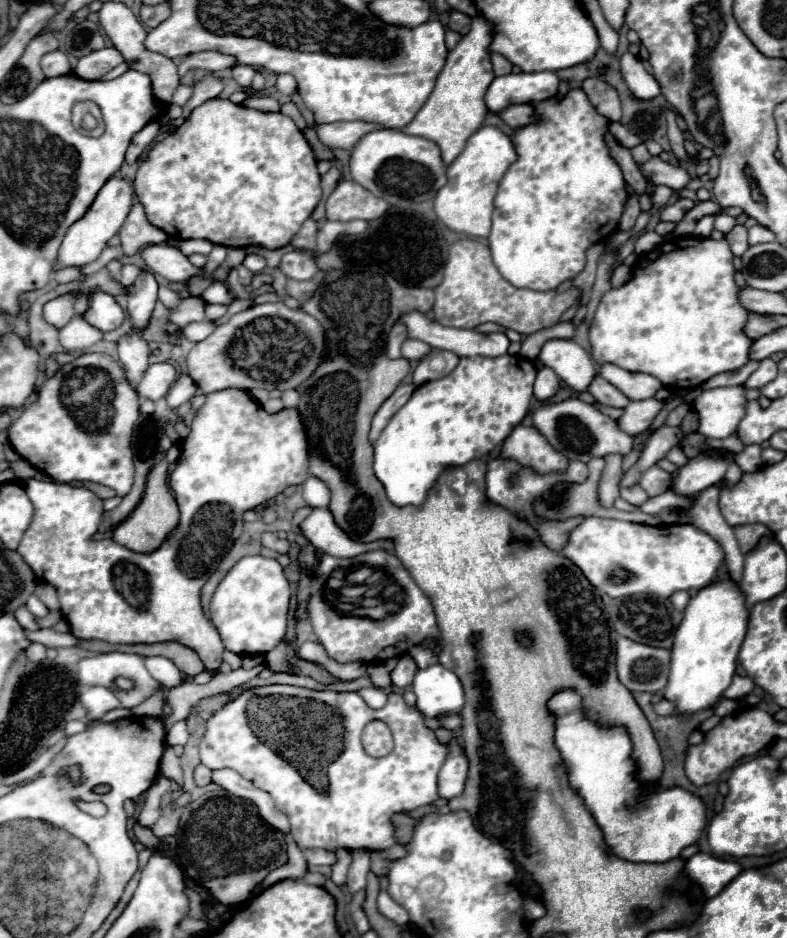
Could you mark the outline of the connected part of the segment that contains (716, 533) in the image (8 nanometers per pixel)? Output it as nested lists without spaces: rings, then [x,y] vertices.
[[[717,482],[713,486],[709,486],[699,498],[697,504],[691,508],[691,520],[689,524],[695,524],[697,528],[709,532],[715,540],[721,542],[725,554],[727,554],[727,568],[731,574],[731,580],[735,584],[741,582],[743,576],[743,560],[745,556],[741,554],[733,528],[725,522],[725,518],[719,512],[717,500],[719,500],[719,492],[721,492],[723,482]]]

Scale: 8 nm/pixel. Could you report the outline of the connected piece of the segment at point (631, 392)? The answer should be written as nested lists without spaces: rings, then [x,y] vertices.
[[[601,364],[599,376],[611,382],[617,390],[621,390],[629,400],[647,400],[653,398],[655,392],[661,388],[661,382],[655,376],[641,374],[641,372],[627,372],[615,364]]]

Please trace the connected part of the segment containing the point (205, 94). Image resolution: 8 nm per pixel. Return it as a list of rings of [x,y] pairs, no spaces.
[[[205,76],[203,80],[199,80],[195,86],[193,86],[193,96],[187,100],[187,104],[183,106],[183,118],[187,118],[191,114],[193,108],[205,104],[207,100],[213,100],[221,94],[223,90],[223,82],[215,76]]]

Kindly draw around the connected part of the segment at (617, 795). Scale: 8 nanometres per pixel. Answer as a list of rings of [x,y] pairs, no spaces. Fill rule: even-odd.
[[[573,690],[557,692],[549,700],[549,710],[557,716],[555,744],[565,760],[569,782],[583,796],[617,856],[631,862],[667,862],[699,840],[705,828],[703,802],[683,788],[649,792],[641,786],[635,780],[631,740],[625,728],[601,728],[587,720],[581,712],[581,698]]]

